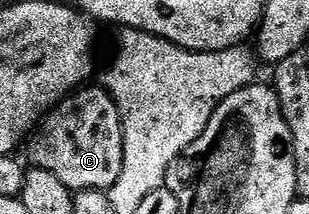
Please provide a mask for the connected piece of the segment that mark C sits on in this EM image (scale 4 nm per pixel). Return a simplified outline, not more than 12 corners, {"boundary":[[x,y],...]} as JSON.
{"boundary":[[101,86],[57,103],[29,136],[30,167],[71,193],[109,192],[122,118]]}

